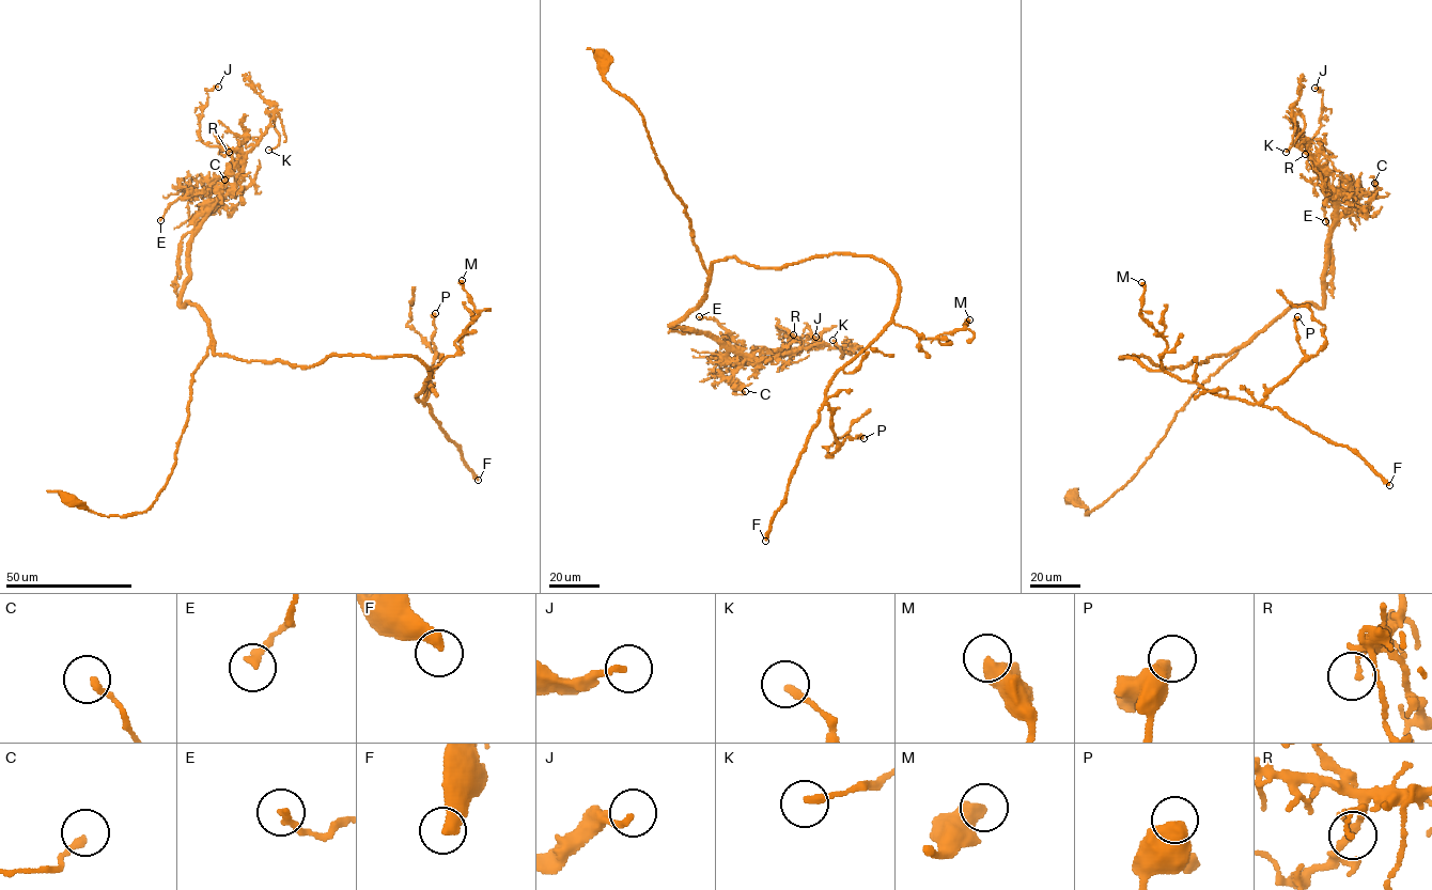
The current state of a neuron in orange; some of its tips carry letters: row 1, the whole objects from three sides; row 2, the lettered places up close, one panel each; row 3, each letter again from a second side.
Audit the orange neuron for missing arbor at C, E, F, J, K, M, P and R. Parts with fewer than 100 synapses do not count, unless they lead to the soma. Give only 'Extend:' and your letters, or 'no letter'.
Extend: F

